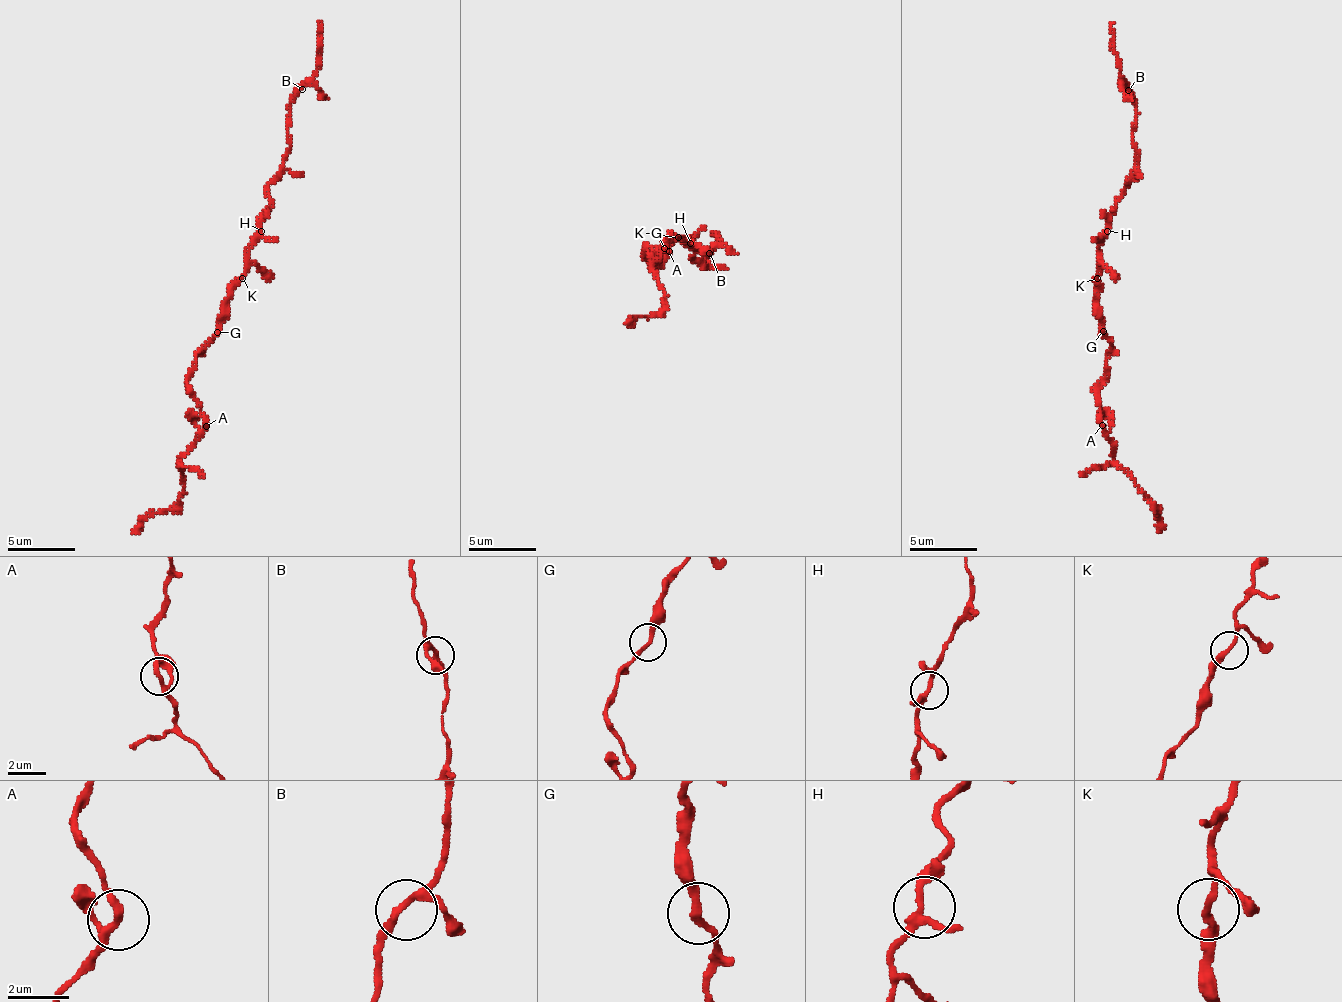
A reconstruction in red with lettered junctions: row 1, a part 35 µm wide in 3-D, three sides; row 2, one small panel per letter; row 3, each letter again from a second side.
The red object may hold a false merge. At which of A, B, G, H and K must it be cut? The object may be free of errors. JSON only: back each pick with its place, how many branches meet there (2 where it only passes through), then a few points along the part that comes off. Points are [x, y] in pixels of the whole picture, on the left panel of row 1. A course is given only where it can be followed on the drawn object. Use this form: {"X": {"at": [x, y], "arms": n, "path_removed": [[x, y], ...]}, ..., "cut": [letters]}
{"cut": []}

